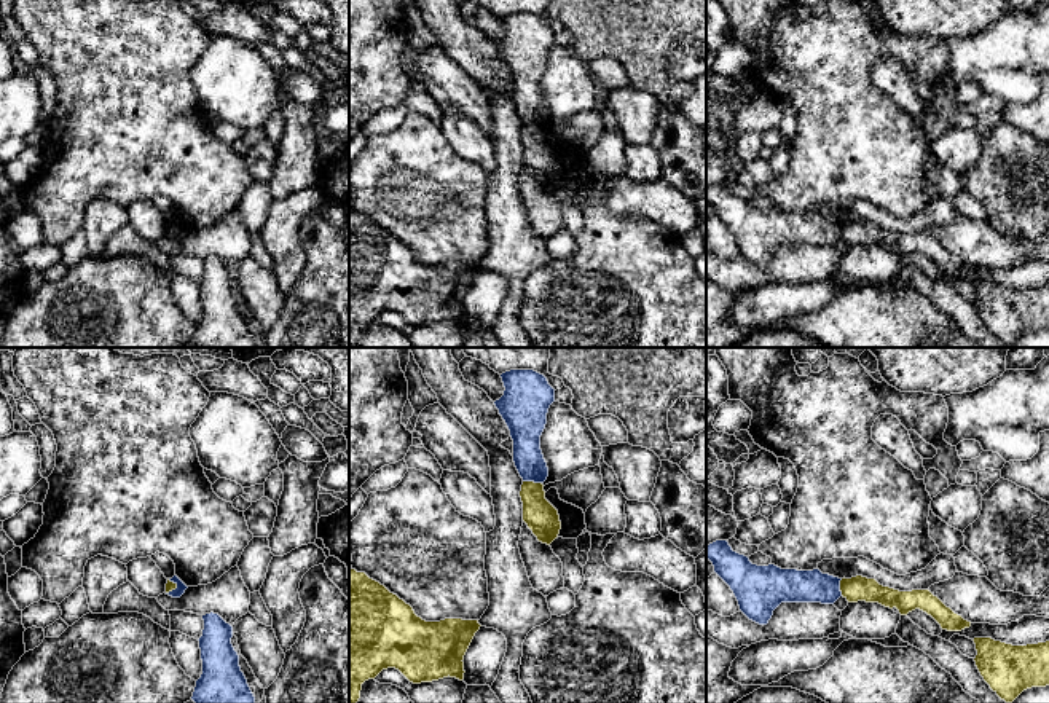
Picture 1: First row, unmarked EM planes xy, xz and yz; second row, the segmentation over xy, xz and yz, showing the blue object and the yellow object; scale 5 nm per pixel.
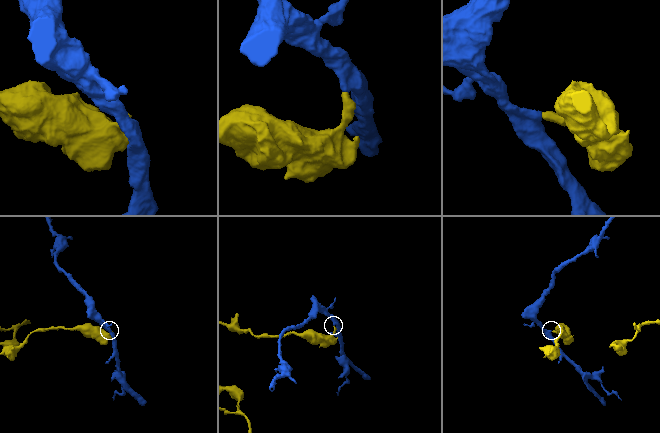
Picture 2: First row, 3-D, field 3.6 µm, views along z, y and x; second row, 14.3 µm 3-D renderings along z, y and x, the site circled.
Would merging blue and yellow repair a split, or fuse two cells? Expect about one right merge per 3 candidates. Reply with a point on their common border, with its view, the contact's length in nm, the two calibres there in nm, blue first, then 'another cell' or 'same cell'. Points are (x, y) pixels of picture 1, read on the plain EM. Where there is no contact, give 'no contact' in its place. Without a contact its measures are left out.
xz (533, 123) | 100 nm | 150/170 nm | another cell

